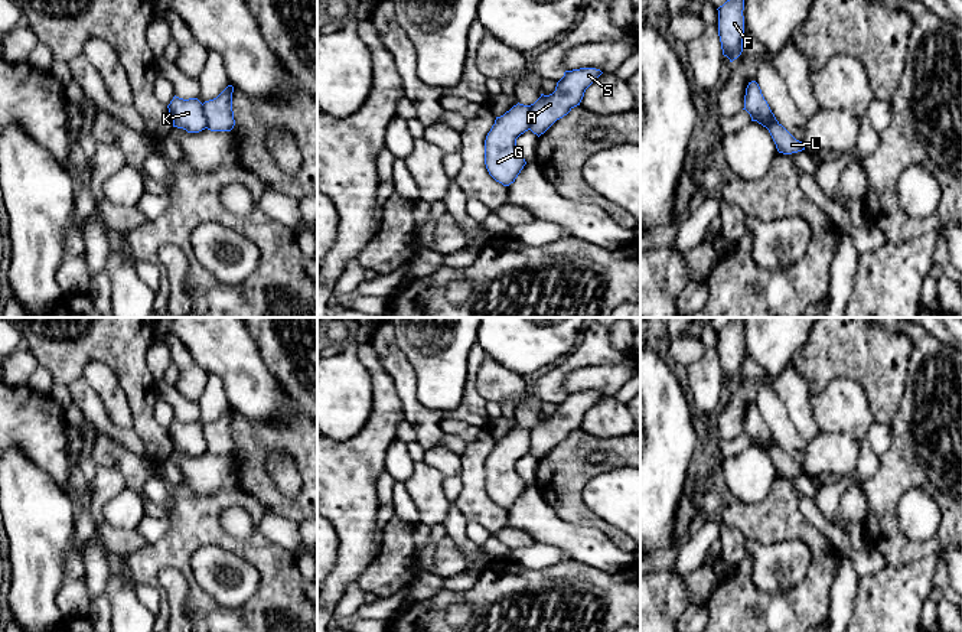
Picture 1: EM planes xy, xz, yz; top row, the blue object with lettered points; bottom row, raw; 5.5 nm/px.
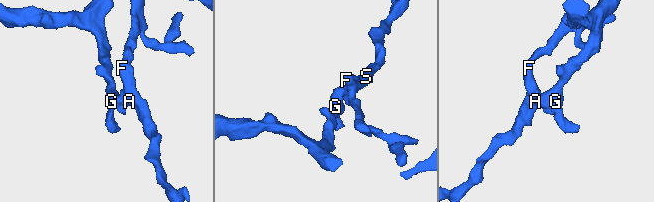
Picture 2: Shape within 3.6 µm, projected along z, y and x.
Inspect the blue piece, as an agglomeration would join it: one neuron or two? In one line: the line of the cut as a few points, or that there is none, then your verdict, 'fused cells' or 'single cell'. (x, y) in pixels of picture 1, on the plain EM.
cut xy (201, 427), (206, 450); fused cells

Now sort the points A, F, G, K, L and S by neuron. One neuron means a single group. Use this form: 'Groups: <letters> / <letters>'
Groups: A F L S / G K

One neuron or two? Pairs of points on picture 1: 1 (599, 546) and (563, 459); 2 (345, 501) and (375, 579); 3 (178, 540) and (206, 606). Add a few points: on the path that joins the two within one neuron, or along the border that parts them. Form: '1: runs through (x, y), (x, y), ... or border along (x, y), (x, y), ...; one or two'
1: border along (560, 518), (600, 530), (619, 549); two
2: border along (381, 546), (375, 559), (356, 582); two
3: runs through (178, 556), (195, 590); one

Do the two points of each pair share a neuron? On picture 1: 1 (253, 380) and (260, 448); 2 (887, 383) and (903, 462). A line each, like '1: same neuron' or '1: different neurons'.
1: different neurons
2: different neurons

